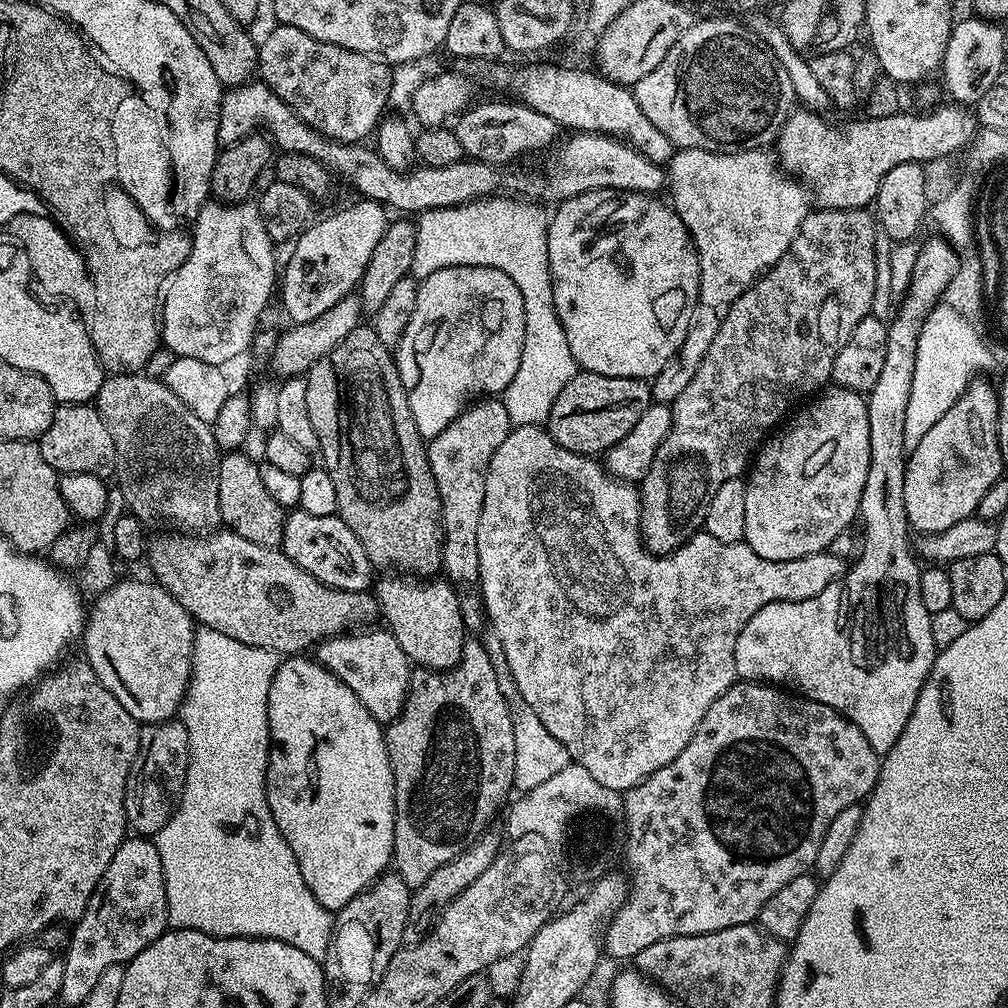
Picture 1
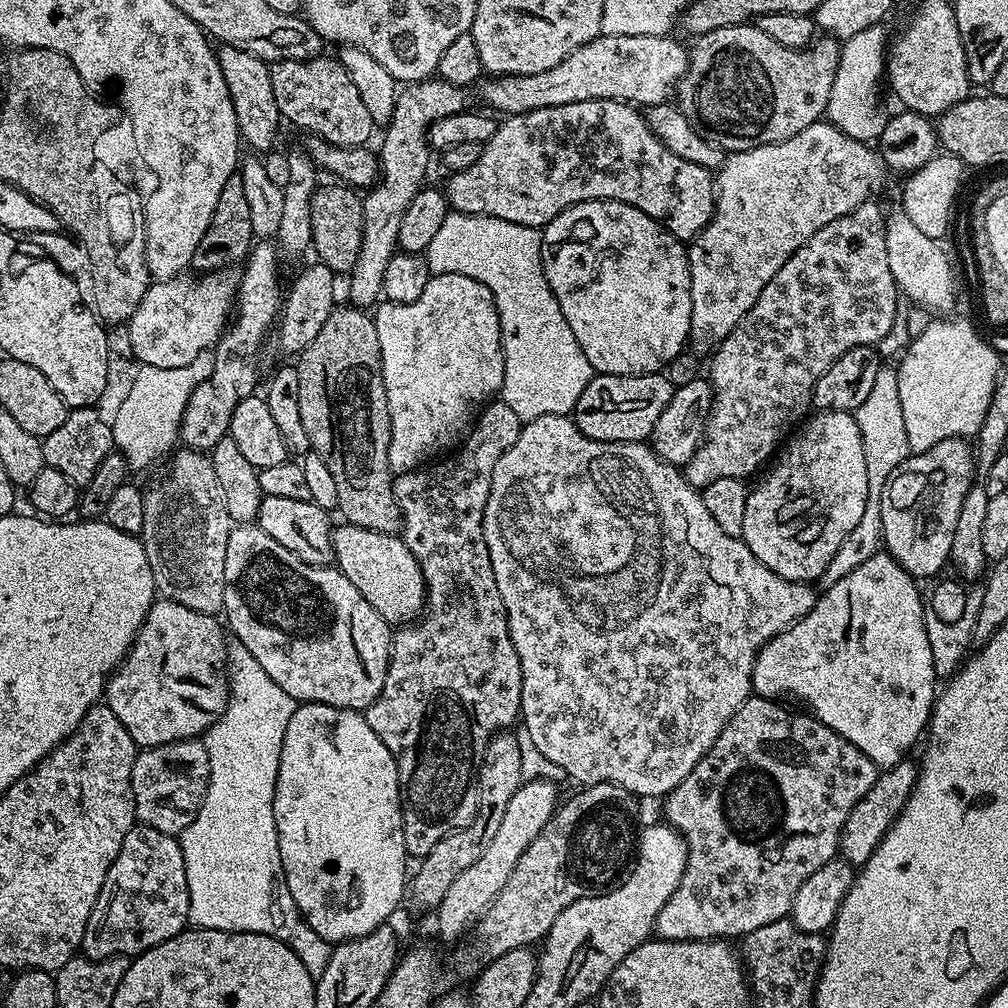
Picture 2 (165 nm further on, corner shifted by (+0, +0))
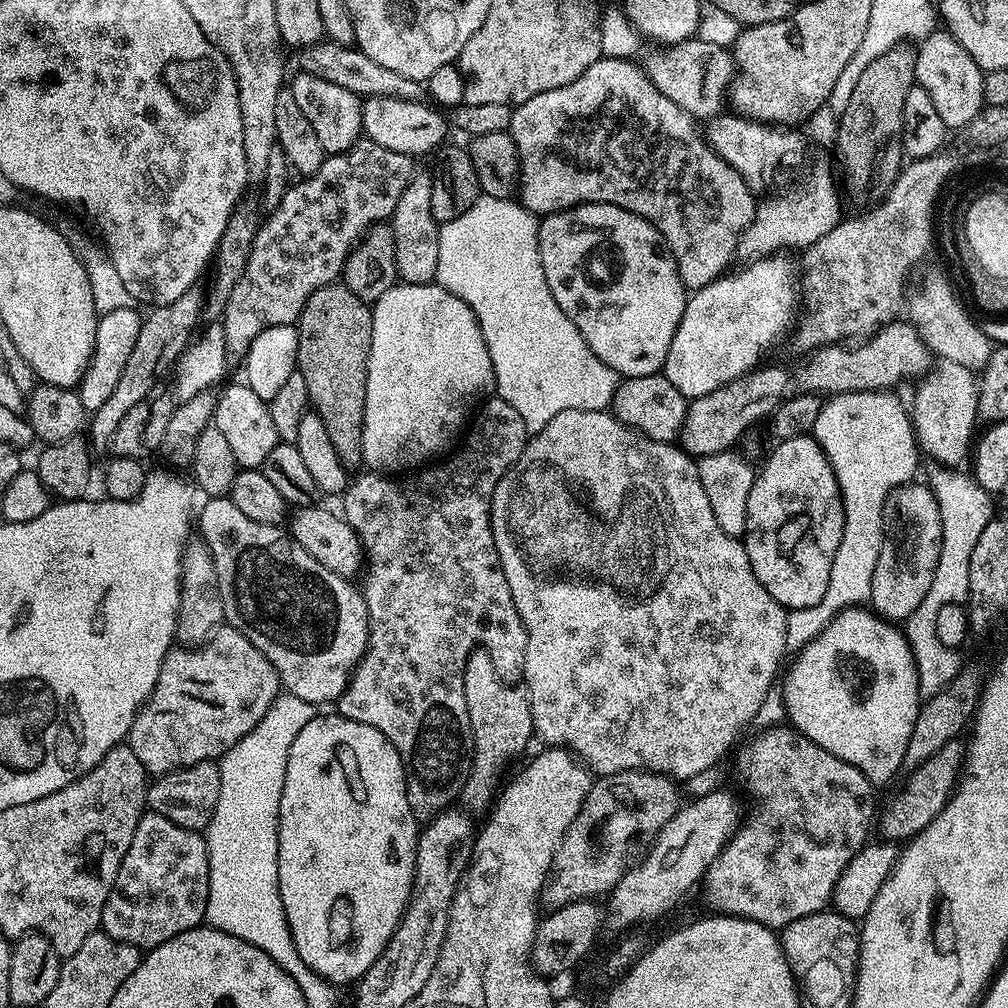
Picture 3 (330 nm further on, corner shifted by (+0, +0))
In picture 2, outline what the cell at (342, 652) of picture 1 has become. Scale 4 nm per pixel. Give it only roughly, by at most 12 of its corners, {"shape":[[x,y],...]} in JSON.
{"shape":[[255,523],[227,631],[292,700],[363,710],[393,629],[339,568]]}

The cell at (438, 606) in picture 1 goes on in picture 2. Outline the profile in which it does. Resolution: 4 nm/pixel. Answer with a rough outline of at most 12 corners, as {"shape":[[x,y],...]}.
{"shape":[[340,522],[335,567],[390,626],[428,597],[399,535]]}

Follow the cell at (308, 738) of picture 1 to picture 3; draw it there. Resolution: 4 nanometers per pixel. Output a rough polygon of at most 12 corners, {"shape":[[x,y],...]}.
{"shape":[[318,714],[286,758],[298,958],[352,986],[414,882],[398,750]]}

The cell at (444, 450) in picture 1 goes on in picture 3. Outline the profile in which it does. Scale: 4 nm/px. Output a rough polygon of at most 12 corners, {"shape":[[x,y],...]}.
{"shape":[[499,398],[437,468],[342,497],[368,648],[334,708],[398,750],[420,822],[472,772],[466,658],[526,626],[492,495]]}

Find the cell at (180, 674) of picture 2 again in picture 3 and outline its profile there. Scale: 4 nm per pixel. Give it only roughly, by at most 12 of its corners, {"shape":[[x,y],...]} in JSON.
{"shape":[[237,628],[166,654],[127,746],[152,778],[219,761],[281,692]]}

